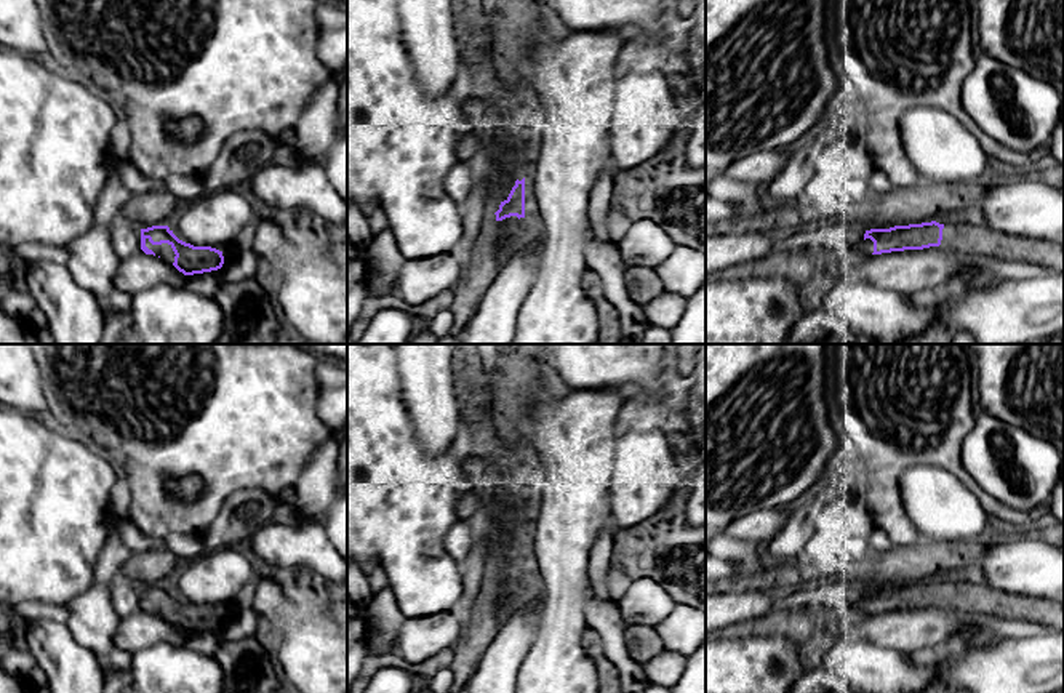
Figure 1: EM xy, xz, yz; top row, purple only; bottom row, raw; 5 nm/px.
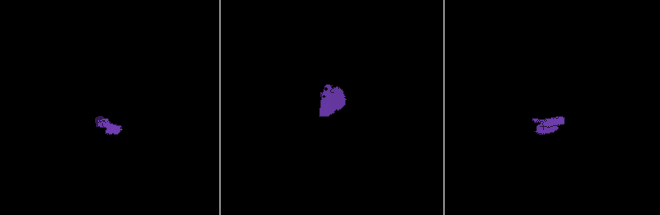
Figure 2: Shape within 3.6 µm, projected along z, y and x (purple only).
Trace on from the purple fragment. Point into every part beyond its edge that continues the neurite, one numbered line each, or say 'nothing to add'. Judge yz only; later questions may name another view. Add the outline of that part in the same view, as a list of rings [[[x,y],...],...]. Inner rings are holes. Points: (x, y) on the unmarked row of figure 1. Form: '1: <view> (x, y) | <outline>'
1: yz (978, 599) | [[[944,583],[941,603],[973,616],[1000,615],[1043,626],[1064,627],[1064,602],[1032,595],[1010,595],[986,583]]]
2: yz (810, 626) | [[[870,597],[835,611],[822,611],[814,608],[771,610],[762,618],[742,623],[733,632],[738,635],[747,634],[794,637],[803,645],[806,658],[818,663],[837,642],[829,626],[829,618],[832,615],[851,619],[858,615],[870,615],[872,611],[874,600]]]

